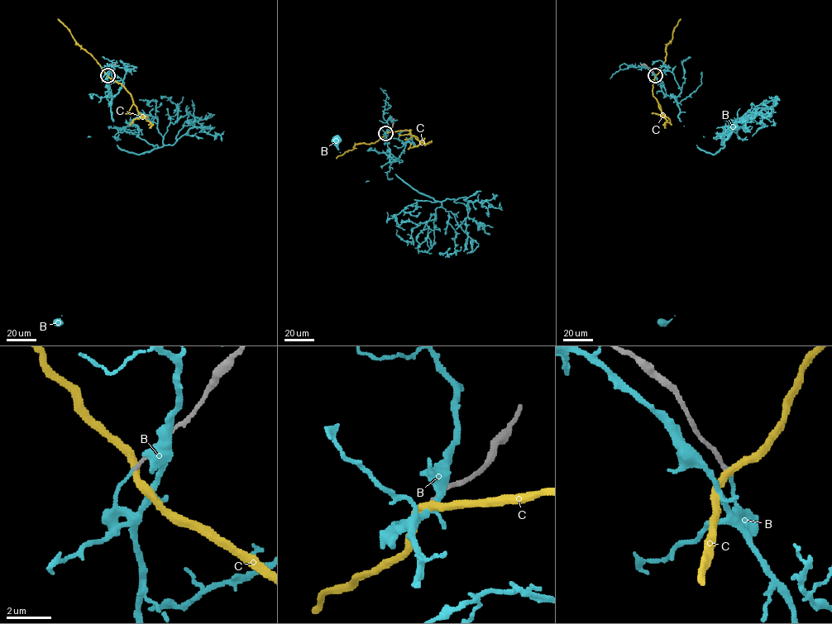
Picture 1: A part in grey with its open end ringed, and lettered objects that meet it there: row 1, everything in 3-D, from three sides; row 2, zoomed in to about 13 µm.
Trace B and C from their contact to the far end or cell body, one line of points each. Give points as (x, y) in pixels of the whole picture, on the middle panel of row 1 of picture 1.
B: (385, 133), (389, 156), (395, 174), (399, 178), (338, 150), (335, 140)
C: (385, 133), (375, 143), (356, 144), (351, 150), (336, 158)

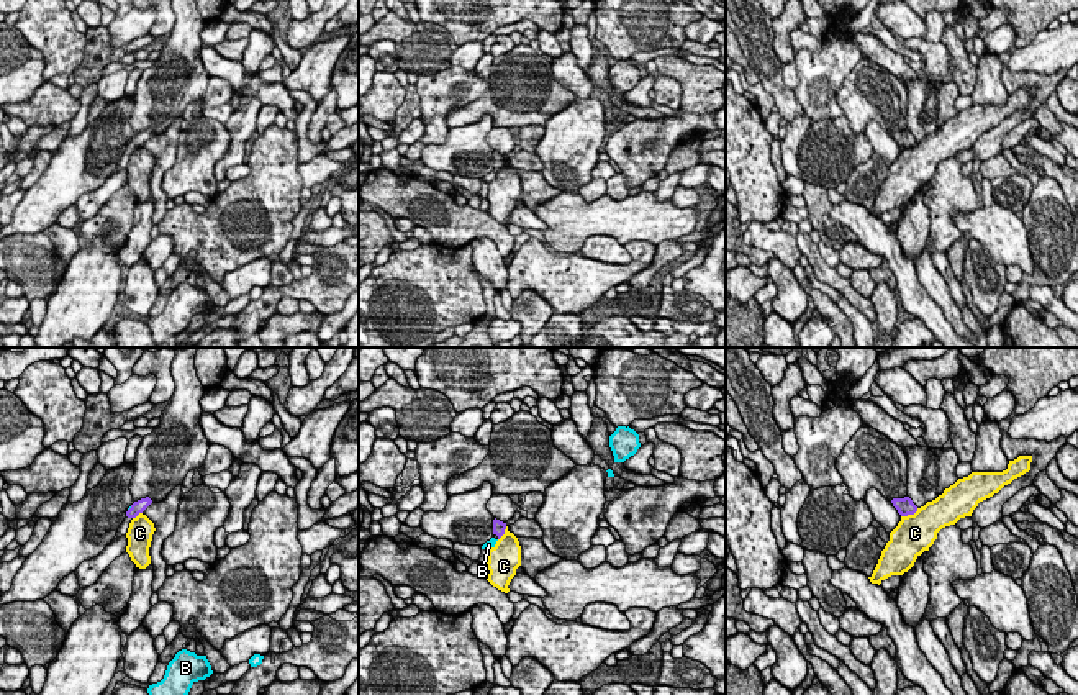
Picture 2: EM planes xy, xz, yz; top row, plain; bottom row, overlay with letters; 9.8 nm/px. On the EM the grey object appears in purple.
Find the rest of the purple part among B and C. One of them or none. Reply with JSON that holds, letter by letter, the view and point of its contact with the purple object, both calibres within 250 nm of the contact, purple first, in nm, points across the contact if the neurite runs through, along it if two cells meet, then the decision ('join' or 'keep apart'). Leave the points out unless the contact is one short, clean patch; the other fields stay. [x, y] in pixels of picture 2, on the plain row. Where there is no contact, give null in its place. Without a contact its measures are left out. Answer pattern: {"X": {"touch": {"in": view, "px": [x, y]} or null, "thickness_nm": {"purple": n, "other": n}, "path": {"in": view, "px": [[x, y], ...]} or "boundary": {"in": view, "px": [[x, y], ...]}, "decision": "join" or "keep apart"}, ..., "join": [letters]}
{"B": {"touch": {"in": "xy", "px": [130, 141]}, "thickness_nm": {"purple": 130, "other": 30}, "boundary": {"in": "xy", "px": [[131, 140], [128, 143]]}, "decision": "keep apart"}, "C": {"touch": {"in": "yz", "px": [910, 146]}, "thickness_nm": {"purple": 170, "other": 380}, "boundary": {"in": "yz", "px": [[918, 141], [901, 149]]}, "decision": "keep apart"}, "join": []}

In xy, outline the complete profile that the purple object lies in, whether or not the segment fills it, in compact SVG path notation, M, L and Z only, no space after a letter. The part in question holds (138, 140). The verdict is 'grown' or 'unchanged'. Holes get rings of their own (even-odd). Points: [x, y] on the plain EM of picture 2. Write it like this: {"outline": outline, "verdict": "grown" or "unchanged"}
{"outline": "M149 129L134 134L131 138L131 141L126 144L126 151L120 157L115 172L121 170L121 169L126 169L131 152L136 151L139 146L143 146L151 136L152 136L152 133Z", "verdict": "grown"}

